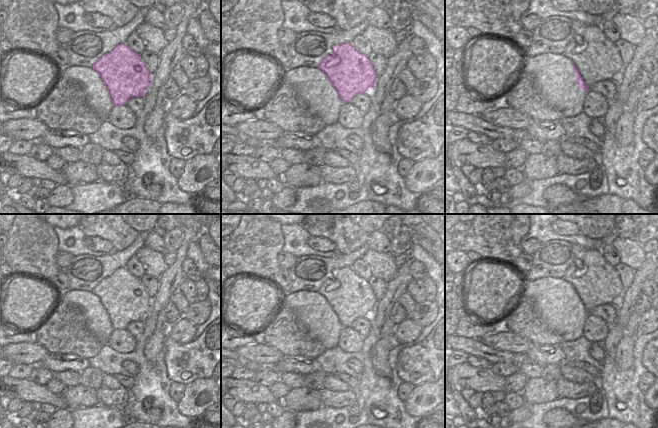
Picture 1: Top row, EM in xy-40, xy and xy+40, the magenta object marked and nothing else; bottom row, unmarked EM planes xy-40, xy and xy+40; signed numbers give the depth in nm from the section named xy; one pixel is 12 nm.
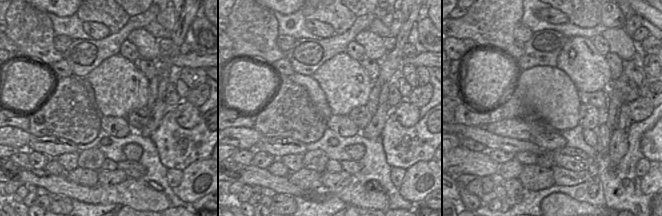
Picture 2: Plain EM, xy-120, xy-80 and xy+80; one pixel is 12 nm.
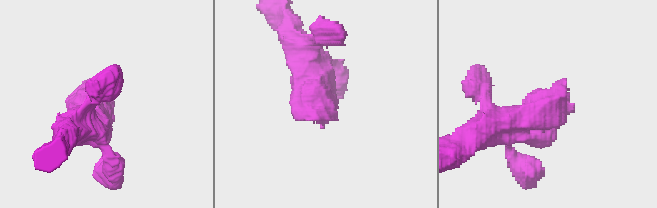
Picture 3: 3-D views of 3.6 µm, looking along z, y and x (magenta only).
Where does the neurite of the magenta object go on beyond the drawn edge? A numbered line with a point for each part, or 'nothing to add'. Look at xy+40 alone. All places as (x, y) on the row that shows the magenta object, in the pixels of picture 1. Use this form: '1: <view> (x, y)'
1: xy+40 (592, 59)

